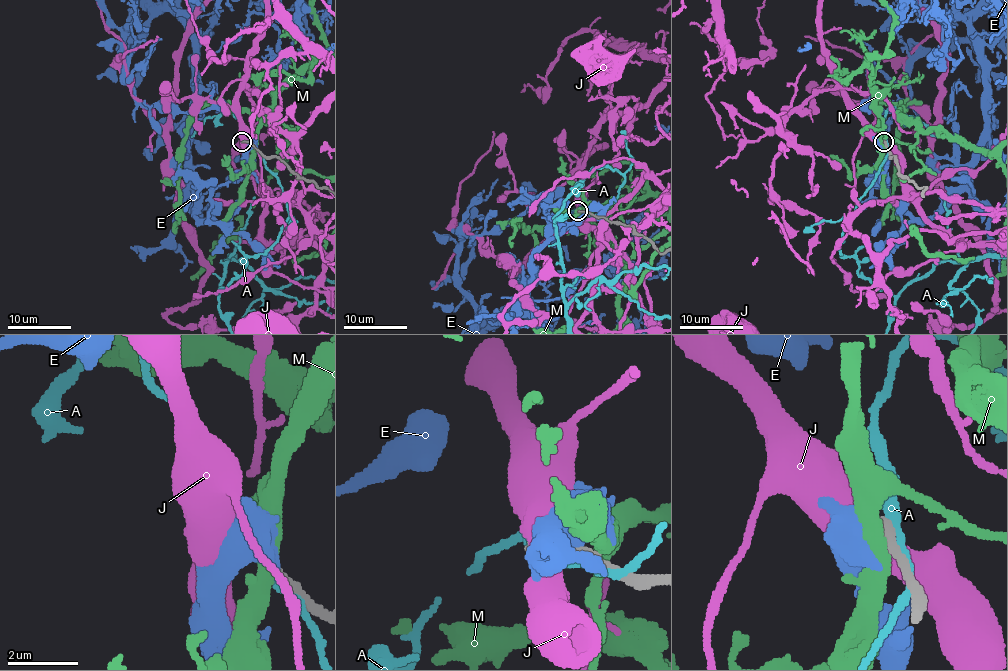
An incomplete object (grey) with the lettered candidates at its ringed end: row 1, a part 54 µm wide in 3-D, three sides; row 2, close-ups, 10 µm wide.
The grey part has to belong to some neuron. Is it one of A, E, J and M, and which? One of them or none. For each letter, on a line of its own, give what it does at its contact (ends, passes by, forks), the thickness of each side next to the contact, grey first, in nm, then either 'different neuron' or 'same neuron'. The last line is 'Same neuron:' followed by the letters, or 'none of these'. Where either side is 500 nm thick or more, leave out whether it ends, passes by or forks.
A: it passes by | 300/190 nm | different neuron
E: it ends | 320/480 nm | different neuron
J: 440/800 nm | different neuron
M: it passes by | 280/480 nm | different neuron
Same neuron: none of these

